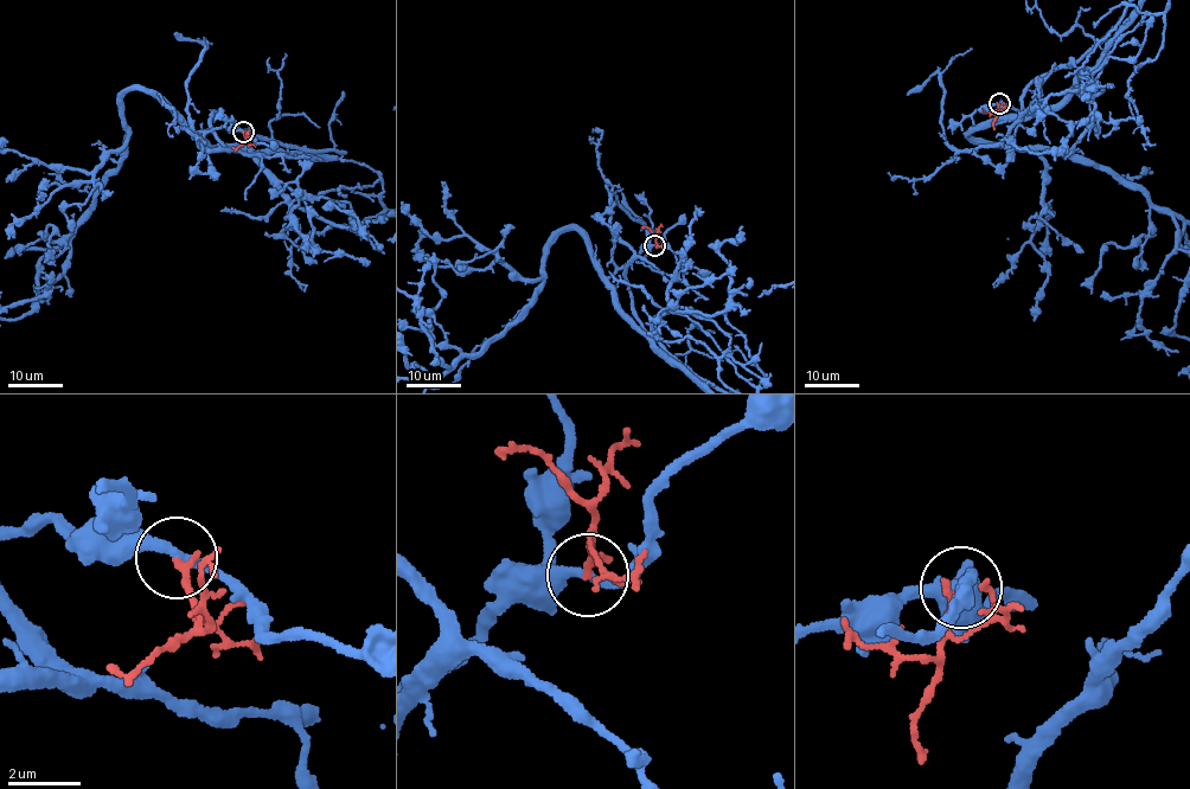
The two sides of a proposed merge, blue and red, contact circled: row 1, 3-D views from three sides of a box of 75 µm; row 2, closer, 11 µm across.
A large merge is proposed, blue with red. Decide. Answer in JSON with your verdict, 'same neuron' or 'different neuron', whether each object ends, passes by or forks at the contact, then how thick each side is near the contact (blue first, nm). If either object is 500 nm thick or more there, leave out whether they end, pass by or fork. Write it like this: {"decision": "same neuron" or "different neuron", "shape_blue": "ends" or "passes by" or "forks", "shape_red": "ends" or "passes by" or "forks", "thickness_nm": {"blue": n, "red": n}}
{"decision": "different neuron", "shape_blue": "passes by", "shape_red": "ends", "thickness_nm": {"blue": 240, "red": 200}}

